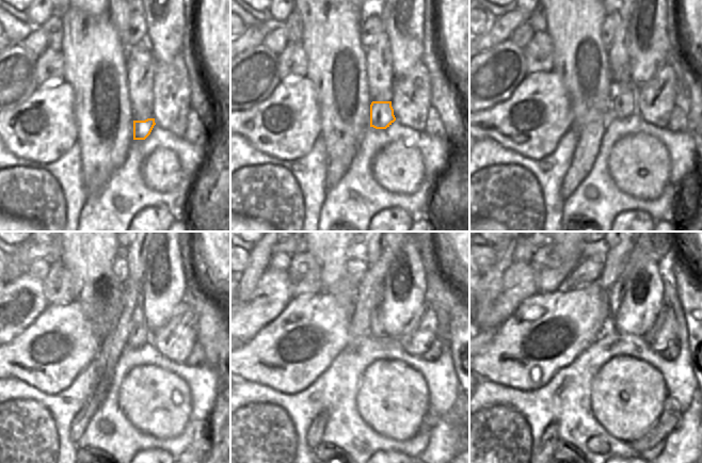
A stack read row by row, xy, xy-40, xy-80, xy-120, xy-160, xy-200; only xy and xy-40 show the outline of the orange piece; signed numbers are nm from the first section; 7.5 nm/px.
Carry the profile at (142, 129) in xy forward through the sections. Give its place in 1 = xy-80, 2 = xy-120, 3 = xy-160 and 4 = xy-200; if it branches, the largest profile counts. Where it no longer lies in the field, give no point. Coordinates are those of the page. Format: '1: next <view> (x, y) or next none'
1: next xy-80 (623, 96)
2: next xy-120 (141, 334)
3: next xy-160 (376, 329)
4: next xy-200 (655, 253)

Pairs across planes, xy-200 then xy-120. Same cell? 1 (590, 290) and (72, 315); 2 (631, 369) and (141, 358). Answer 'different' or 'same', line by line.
1: same
2: different

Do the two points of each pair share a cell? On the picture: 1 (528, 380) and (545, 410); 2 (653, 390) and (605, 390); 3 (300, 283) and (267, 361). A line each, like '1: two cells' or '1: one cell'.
1: two cells
2: one cell
3: two cells

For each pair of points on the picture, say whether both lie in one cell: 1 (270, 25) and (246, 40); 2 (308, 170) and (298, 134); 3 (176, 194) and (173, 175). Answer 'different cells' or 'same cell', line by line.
1: same cell
2: different cells
3: different cells

